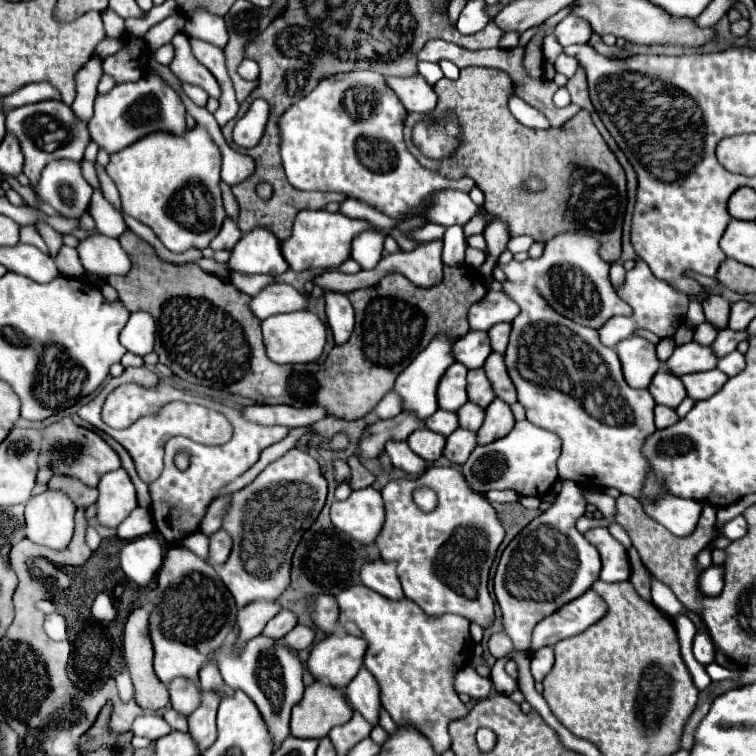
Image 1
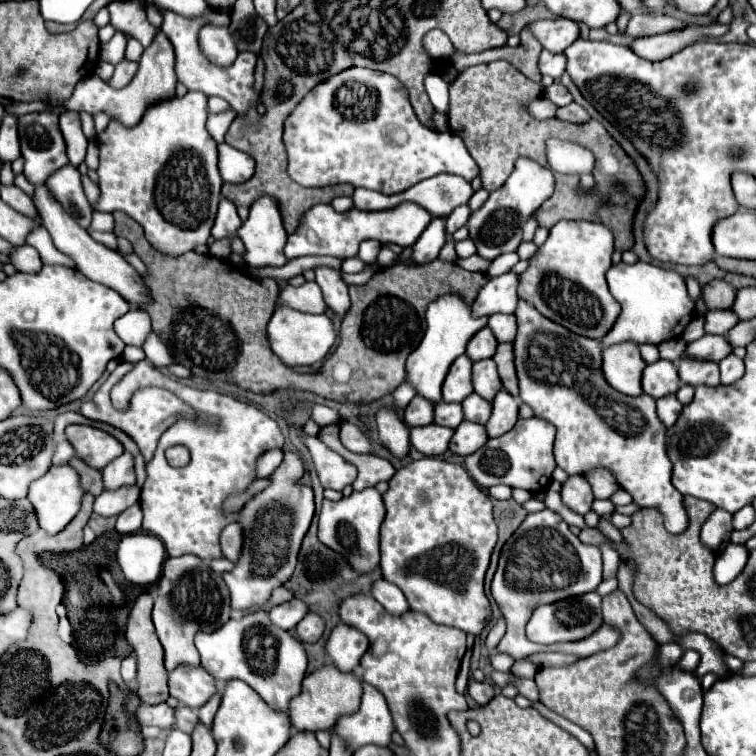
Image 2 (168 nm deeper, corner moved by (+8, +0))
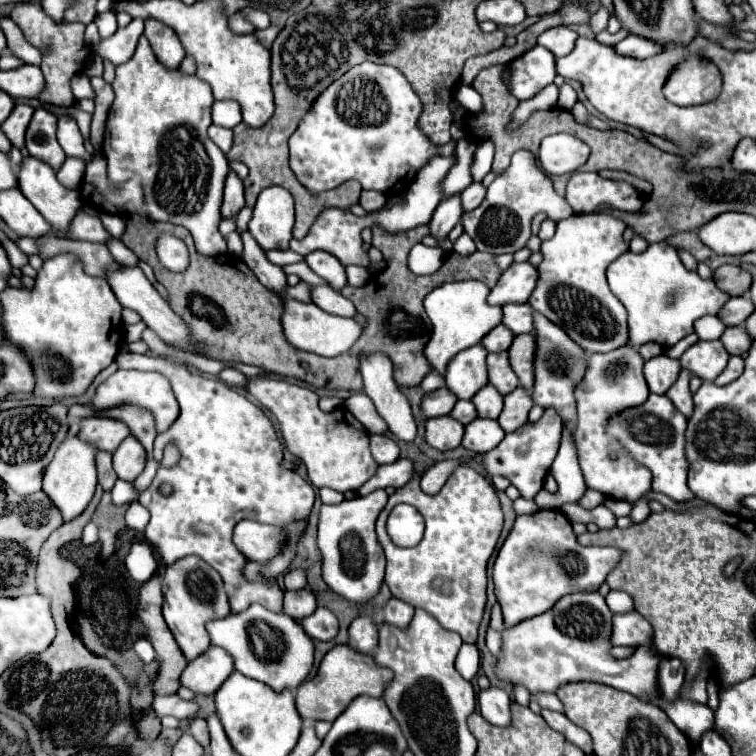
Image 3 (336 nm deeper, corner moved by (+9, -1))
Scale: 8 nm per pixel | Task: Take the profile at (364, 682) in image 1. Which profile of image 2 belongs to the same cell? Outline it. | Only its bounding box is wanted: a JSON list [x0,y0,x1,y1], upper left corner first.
[334,684,394,754]

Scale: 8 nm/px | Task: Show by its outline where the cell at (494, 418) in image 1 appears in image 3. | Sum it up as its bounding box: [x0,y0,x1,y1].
[497,387,533,433]

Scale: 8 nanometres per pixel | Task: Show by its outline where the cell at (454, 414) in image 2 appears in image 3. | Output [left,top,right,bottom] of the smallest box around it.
[449,401,477,425]

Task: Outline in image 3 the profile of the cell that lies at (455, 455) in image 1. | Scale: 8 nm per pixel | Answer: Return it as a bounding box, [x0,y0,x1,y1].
[461,419,505,453]

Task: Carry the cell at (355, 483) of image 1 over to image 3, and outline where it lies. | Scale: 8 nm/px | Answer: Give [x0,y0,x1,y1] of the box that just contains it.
[357,459,413,495]

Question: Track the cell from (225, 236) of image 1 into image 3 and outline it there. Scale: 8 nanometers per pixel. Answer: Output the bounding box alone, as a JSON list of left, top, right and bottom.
[221,175,245,219]

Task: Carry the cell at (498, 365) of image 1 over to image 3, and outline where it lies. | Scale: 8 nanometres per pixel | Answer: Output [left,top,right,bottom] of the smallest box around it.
[509,335,533,391]

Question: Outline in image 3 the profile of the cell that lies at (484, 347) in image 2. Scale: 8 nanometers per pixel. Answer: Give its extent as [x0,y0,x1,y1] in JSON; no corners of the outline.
[481,325,513,353]

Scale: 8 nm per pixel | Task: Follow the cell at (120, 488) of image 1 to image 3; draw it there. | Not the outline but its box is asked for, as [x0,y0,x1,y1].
[113,437,145,481]

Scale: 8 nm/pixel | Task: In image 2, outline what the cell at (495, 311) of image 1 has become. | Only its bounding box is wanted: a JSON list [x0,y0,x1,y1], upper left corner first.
[474,272,518,316]

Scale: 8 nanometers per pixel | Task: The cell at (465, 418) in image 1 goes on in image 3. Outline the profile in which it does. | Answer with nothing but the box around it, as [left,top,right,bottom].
[471,385,503,419]

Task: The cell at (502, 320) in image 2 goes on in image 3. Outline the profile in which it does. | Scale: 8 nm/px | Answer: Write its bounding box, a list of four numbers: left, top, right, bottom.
[501,303,533,335]

